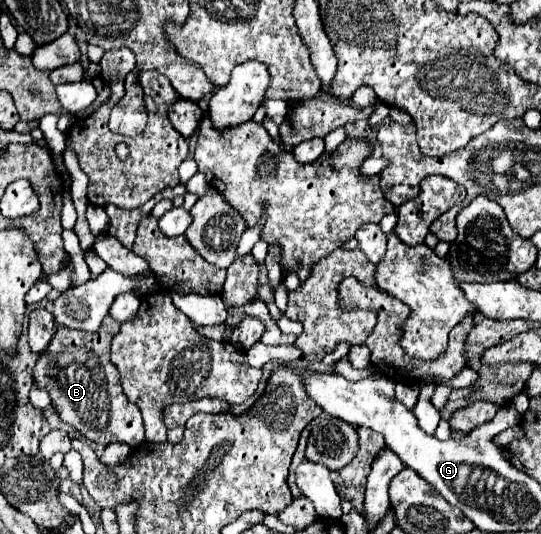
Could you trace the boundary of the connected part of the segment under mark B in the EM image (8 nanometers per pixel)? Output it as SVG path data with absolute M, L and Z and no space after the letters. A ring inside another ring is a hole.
M106 316L102 328L108 330L88 334L58 326L46 352L42 352L34 366L34 384L50 394L52 406L56 408L60 420L76 428L88 440L102 446L126 442L136 448L136 444L144 442L140 408L126 398L120 386L120 374L116 366L110 364L110 342L114 334L118 334L120 324Z

